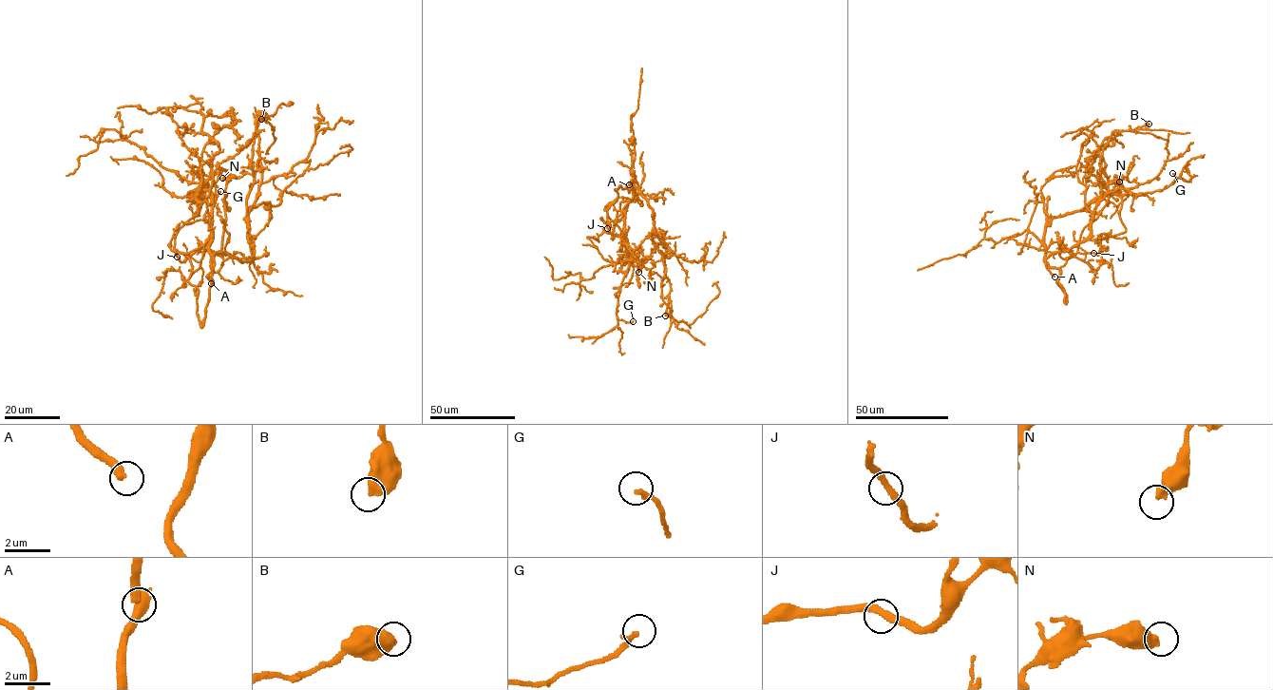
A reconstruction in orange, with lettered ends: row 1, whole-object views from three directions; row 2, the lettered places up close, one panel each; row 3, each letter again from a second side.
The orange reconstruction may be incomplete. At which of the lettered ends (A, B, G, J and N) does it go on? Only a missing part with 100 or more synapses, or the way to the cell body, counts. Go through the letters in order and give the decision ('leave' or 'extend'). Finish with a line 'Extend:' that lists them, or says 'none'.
A: extend
B: leave
G: leave
J: leave
N: leave
Extend: A

